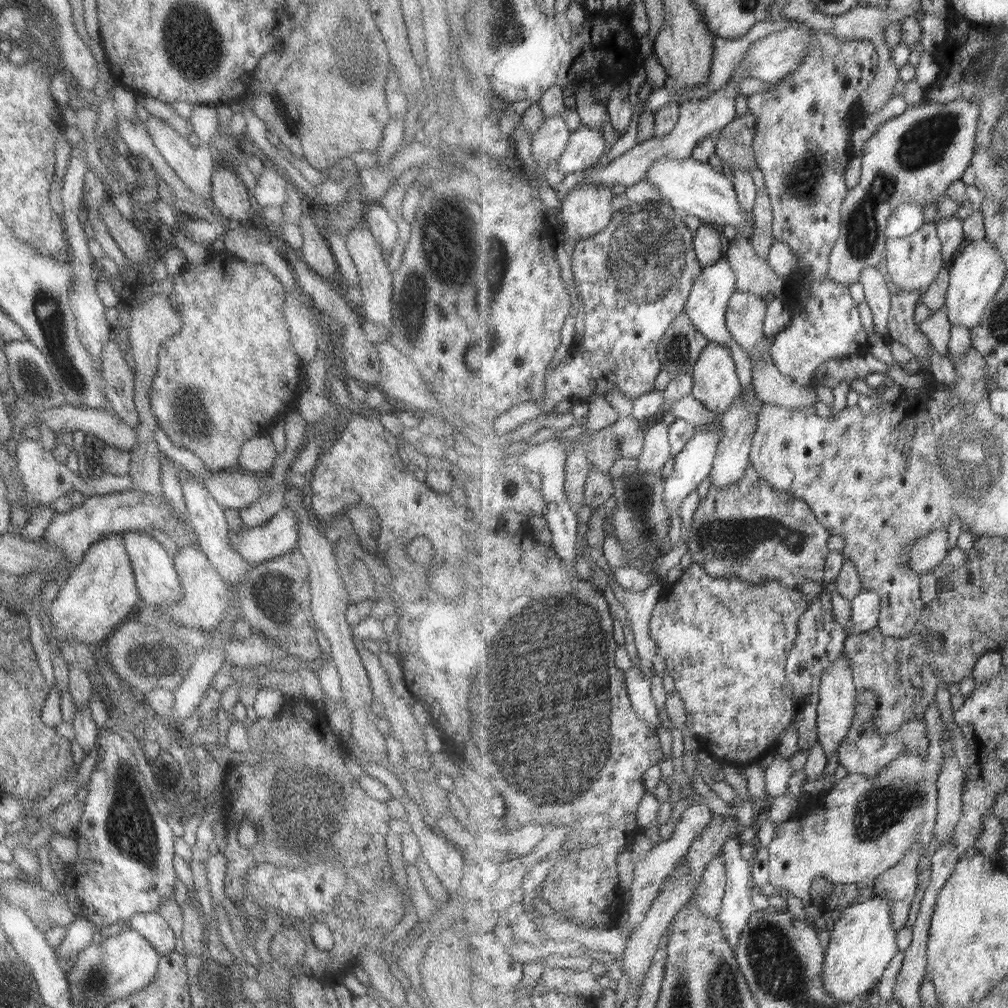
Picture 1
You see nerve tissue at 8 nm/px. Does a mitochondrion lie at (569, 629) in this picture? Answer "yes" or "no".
yes

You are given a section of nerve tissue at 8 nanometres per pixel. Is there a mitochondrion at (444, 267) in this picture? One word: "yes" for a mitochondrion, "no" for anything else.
yes

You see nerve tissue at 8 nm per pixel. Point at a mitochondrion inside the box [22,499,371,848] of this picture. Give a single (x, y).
(273, 592)

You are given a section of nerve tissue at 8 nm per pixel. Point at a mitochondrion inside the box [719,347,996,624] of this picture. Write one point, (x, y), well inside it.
(964, 478)

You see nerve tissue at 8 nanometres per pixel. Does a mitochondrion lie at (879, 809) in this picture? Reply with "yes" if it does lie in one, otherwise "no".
yes

